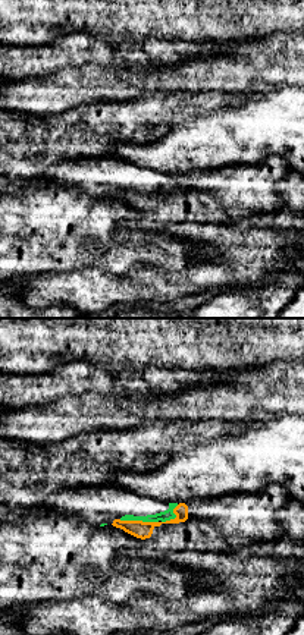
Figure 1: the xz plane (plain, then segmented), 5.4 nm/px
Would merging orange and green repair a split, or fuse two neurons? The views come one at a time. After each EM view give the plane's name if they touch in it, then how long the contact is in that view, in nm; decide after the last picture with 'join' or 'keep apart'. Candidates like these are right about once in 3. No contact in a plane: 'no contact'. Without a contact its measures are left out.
meets orange in xz; contact 220 nm long

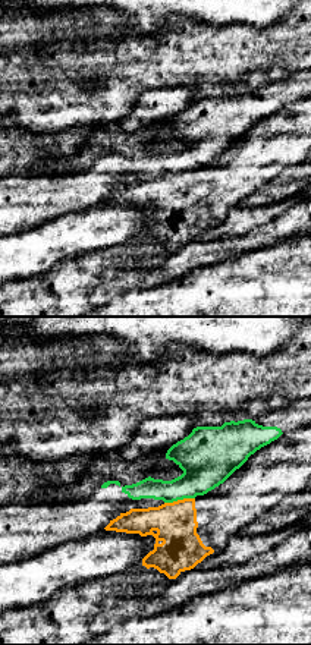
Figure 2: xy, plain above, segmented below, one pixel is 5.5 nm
meets orange in xy; contact 170 nm long

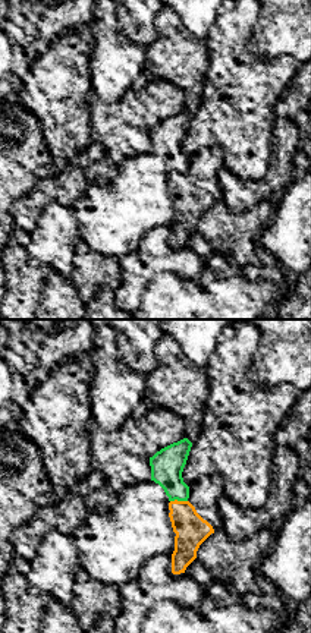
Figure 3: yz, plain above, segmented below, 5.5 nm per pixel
meets orange in yz; contact 100 nm long

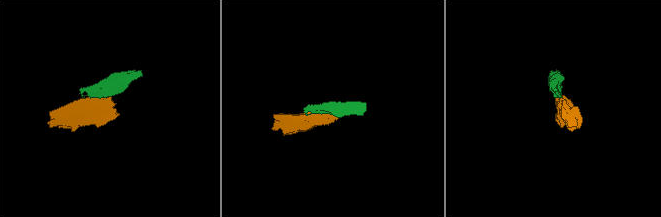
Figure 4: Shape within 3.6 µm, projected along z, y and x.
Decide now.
keep apart

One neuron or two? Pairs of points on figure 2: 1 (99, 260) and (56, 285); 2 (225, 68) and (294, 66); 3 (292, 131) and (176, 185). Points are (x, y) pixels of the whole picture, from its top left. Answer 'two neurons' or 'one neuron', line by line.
1: one neuron
2: one neuron
3: one neuron

